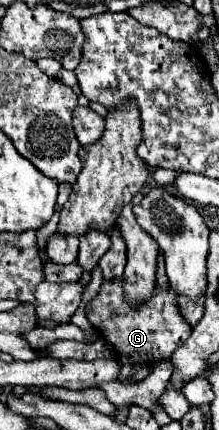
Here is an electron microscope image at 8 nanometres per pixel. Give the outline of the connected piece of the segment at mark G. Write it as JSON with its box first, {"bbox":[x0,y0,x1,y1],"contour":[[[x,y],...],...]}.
{"bbox":[85,279,191,383],"contour":[[[105,279],[99,293],[85,305],[85,315],[89,323],[97,327],[109,343],[113,343],[117,357],[123,363],[119,375],[121,383],[127,383],[127,375],[135,363],[143,363],[149,359],[169,359],[173,351],[191,335],[191,325],[185,323],[183,315],[179,315],[179,305],[175,303],[177,293],[171,291],[171,287],[161,289],[157,285],[155,289],[155,299],[151,299],[151,303],[143,303],[143,307],[127,307],[127,303],[123,303],[123,279]]]}

